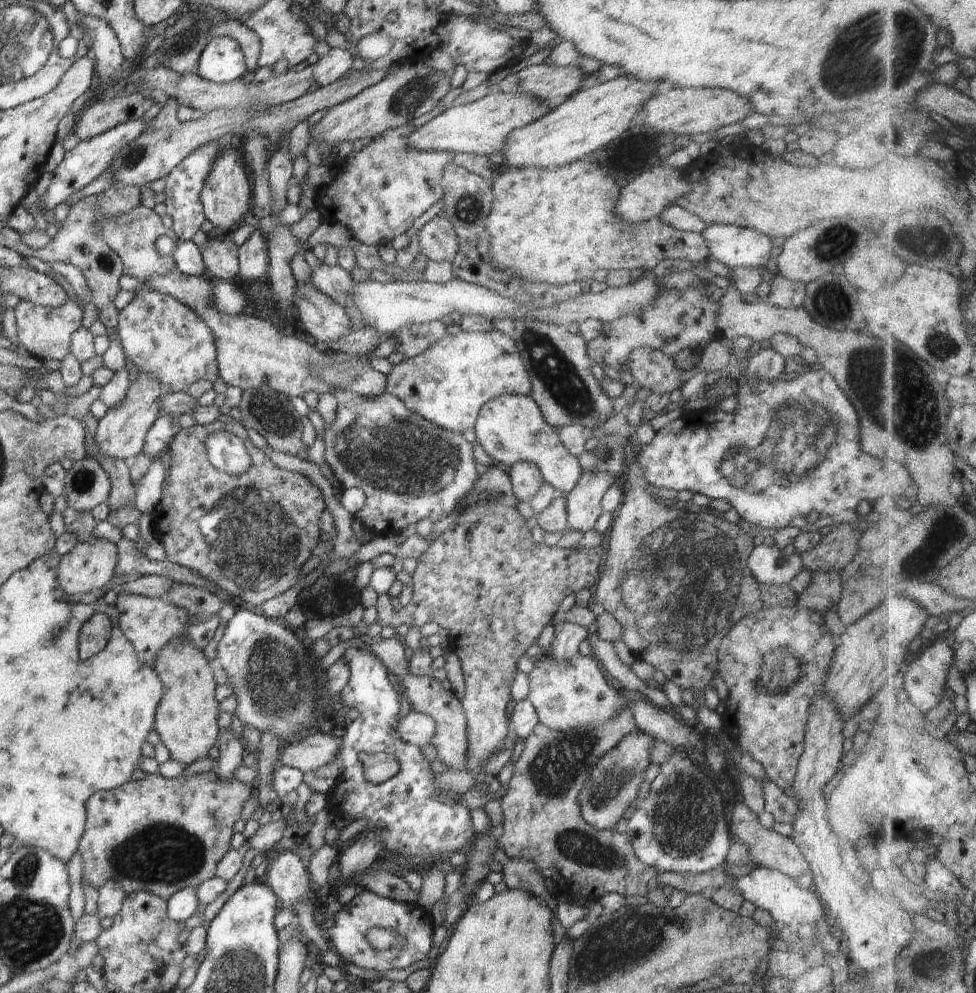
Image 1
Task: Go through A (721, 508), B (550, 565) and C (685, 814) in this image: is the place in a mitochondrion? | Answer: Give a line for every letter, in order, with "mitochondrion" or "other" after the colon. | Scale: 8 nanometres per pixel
A: mitochondrion
B: other
C: mitochondrion

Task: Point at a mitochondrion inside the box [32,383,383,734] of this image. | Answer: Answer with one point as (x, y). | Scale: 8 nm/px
(253, 542)

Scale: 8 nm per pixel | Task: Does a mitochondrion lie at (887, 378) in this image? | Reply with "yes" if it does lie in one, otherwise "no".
yes

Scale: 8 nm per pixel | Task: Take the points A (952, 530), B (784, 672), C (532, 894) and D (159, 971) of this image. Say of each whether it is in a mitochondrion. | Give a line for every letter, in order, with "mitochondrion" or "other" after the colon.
A: mitochondrion
B: mitochondrion
C: other
D: other

